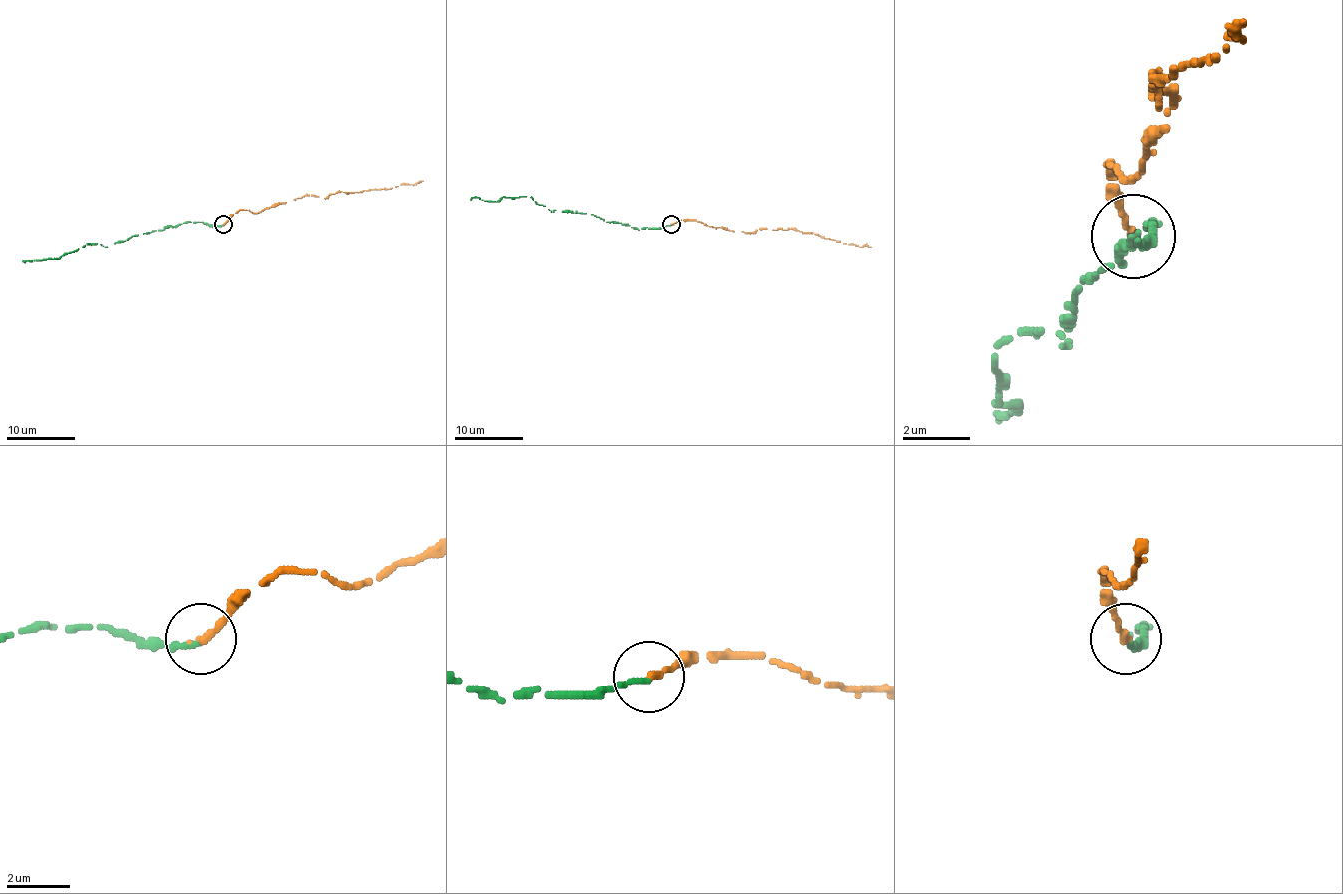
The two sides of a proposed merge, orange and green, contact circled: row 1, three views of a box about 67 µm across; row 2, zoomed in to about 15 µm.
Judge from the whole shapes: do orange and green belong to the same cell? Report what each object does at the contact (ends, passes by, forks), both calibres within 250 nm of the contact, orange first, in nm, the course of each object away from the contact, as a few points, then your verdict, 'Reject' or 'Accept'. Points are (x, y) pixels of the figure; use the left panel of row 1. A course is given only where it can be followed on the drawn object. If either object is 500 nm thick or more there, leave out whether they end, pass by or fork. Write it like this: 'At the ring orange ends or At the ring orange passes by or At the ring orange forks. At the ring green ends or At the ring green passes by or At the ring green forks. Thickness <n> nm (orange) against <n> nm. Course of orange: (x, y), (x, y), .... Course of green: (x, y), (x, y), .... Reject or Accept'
At the ring orange ends. At the ring green ends. Thickness 280 nm (orange) against 170 nm. Course of orange: (223, 225), (240, 210), (259, 213), (303, 196), (327, 198), (341, 191), (396, 187), (423, 180). Course of green: (223, 225), (190, 222), (107, 247), (90, 244), (54, 259), (23, 261). Accept

